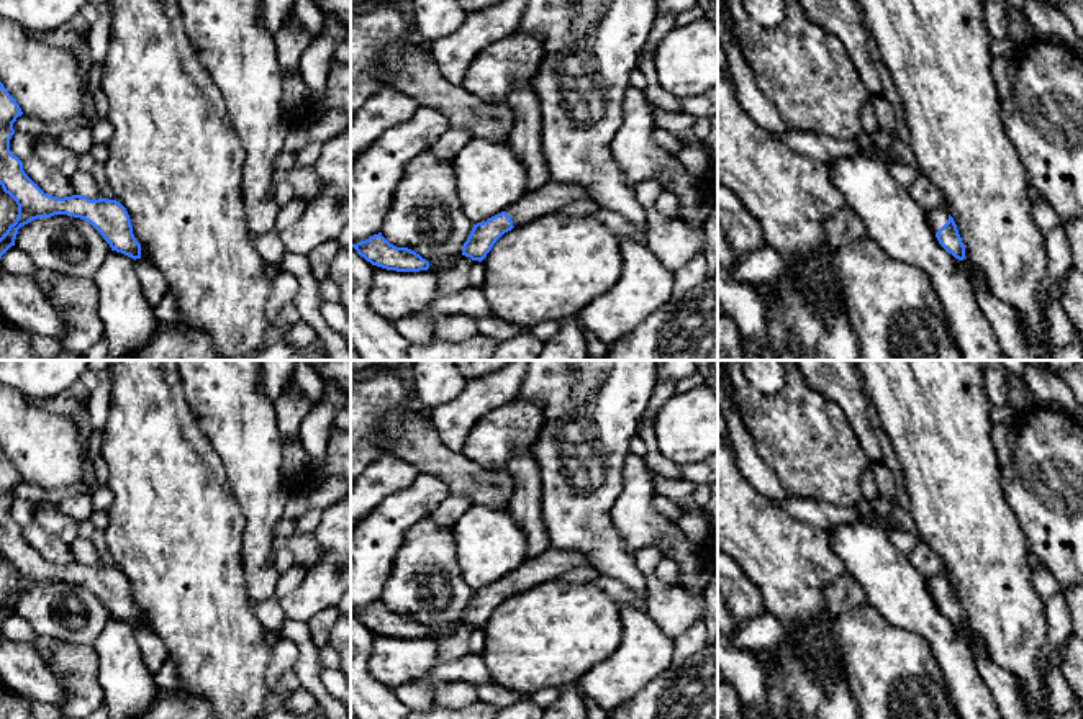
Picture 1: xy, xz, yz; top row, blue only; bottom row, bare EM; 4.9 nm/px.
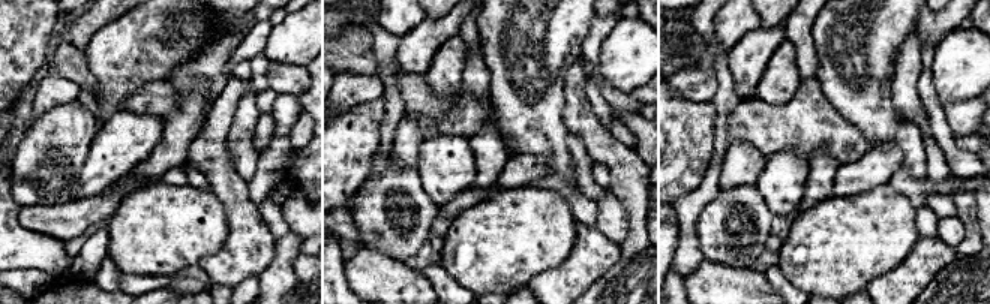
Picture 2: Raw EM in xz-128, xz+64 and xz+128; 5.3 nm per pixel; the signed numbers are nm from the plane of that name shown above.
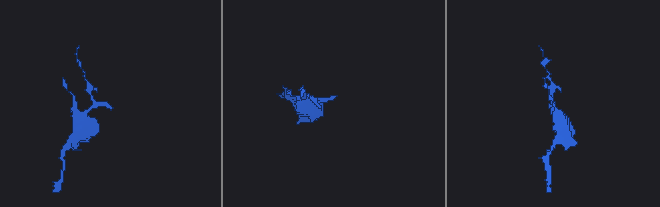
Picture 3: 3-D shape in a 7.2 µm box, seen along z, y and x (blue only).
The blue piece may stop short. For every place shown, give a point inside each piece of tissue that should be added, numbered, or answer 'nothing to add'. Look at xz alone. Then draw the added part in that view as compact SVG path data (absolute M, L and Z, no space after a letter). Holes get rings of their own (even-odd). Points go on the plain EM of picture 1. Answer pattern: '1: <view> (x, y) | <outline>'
1: xz (551, 564) | M547 547L539 557L524 560L513 573L505 578L513 593L521 593L534 585L559 580L572 568L591 565L590 558L580 549L560 550Z

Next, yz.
1: yz (937, 585) | M944 573L927 578L927 588L931 590L934 599L937 599L949 586L949 580Z

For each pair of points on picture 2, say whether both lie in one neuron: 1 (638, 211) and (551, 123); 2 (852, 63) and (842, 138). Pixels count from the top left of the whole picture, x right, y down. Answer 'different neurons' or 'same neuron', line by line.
1: different neurons
2: different neurons

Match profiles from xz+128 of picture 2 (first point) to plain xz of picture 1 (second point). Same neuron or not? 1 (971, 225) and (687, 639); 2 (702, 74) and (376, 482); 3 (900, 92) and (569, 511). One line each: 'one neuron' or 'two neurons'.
1: one neuron
2: one neuron
3: two neurons

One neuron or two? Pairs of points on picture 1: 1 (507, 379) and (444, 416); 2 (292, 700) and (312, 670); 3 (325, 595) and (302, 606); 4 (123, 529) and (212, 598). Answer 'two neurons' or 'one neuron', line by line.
1: one neuron
2: two neurons
3: one neuron
4: one neuron

